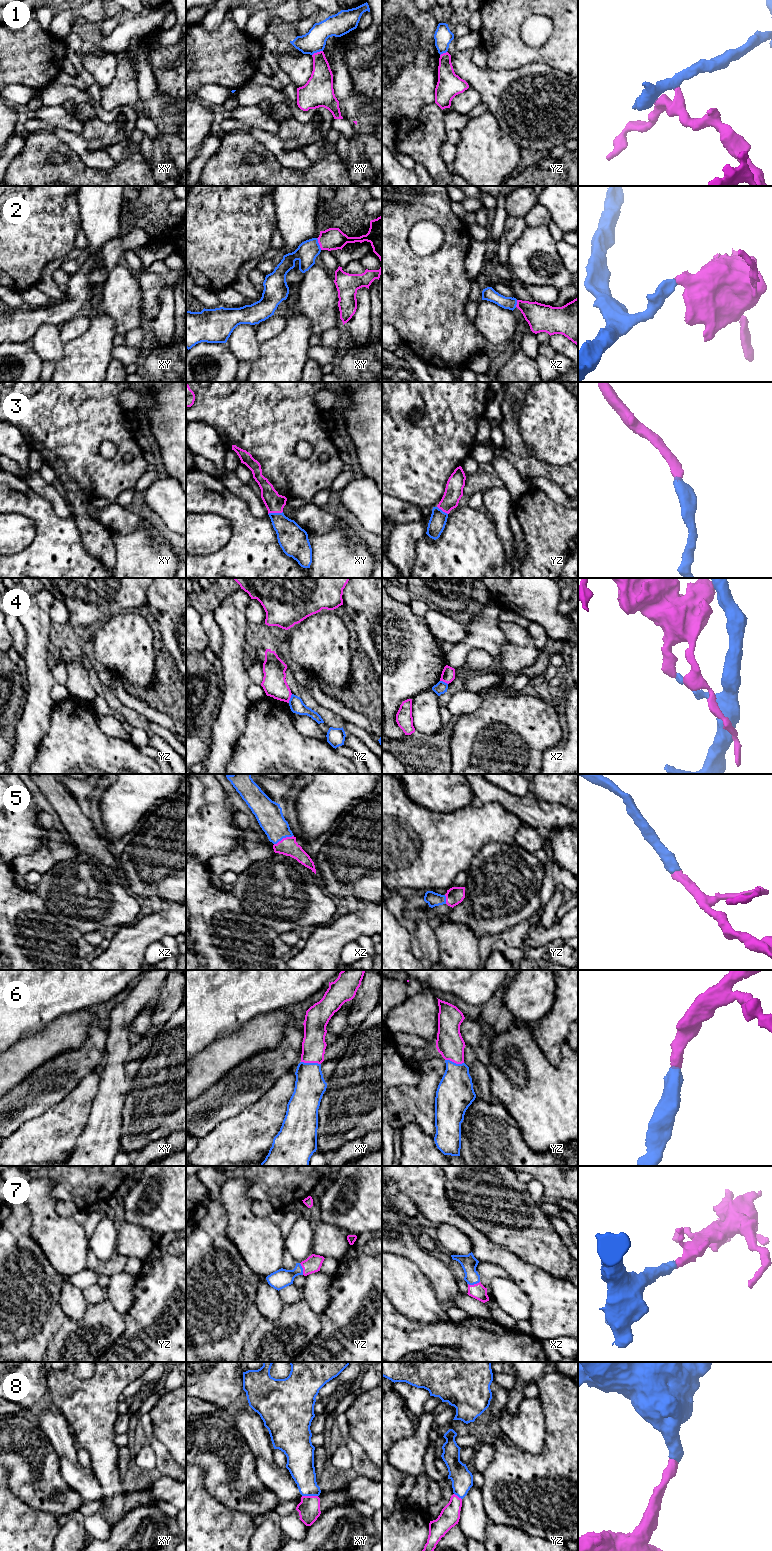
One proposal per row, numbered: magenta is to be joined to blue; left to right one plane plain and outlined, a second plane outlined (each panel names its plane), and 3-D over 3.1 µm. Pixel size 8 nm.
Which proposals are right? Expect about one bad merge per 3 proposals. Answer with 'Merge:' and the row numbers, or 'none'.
Merge: 2, 3, 5, 6, 7, 8

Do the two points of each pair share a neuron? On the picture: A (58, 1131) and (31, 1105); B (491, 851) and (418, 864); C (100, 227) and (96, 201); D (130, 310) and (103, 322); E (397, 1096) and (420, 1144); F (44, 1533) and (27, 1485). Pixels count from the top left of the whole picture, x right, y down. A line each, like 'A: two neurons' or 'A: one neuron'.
A: two neurons
B: two neurons
C: one neuron
D: two neurons
E: two neurons
F: two neurons

